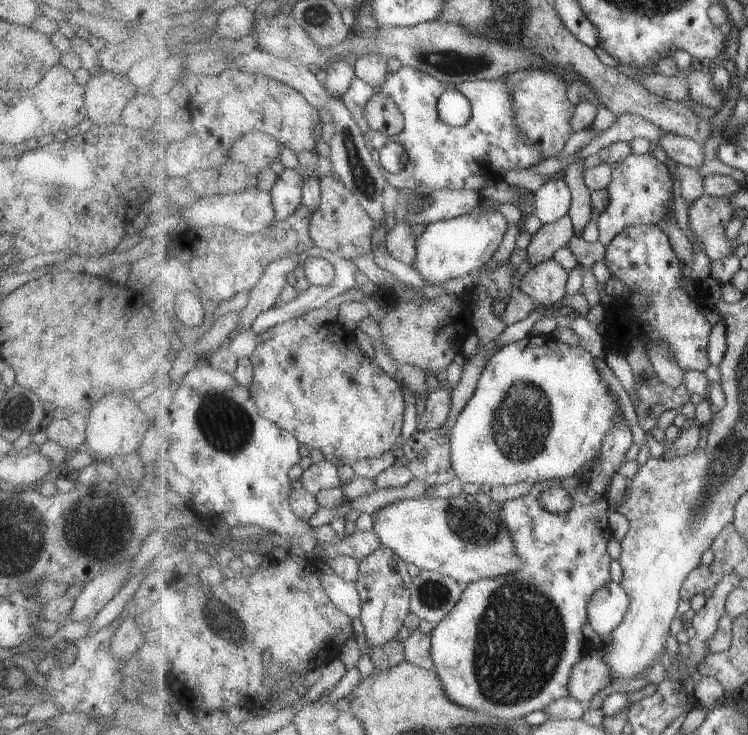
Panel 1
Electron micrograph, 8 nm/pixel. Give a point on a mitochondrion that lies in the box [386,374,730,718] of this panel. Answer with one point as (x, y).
(509, 670)

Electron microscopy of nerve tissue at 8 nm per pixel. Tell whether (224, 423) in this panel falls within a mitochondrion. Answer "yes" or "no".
yes

